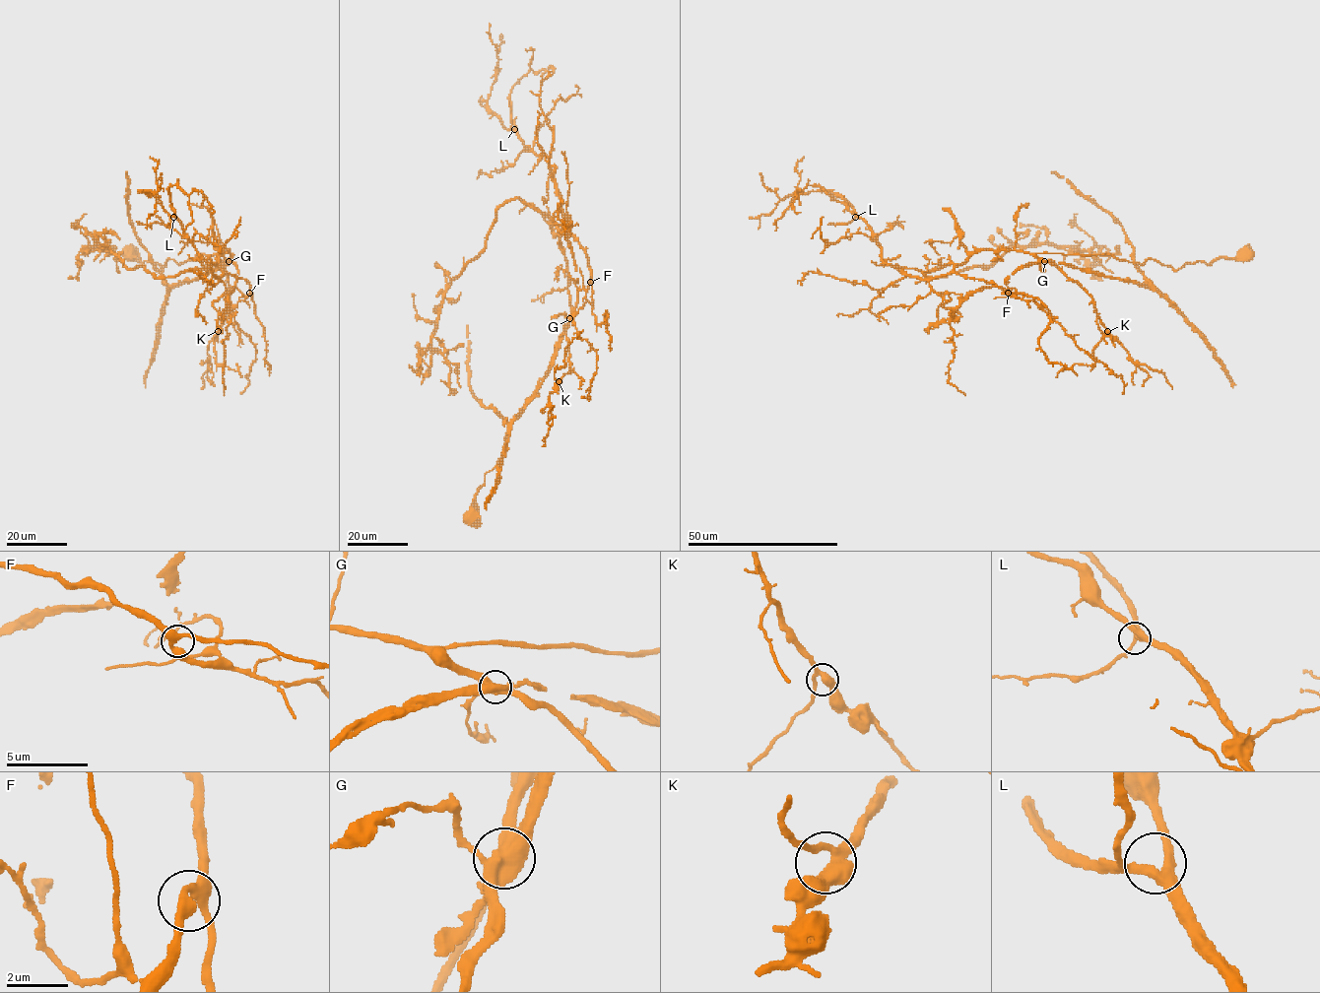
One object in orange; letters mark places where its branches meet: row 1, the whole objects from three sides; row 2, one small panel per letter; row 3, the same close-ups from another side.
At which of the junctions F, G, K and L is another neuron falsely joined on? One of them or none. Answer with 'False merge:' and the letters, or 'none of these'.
False merge: G

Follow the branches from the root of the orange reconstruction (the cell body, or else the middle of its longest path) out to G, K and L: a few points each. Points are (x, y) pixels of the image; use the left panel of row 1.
G: (129, 255), (143, 265), (159, 263), (163, 270), (168, 259), (179, 263), (198, 253), (230, 252), (229, 261)
K: (129, 255), (163, 270), (168, 259), (179, 263), (198, 253), (230, 252), (230, 313), (218, 331)
L: (129, 255), (163, 270), (168, 259), (179, 263), (228, 250), (219, 258), (219, 279), (173, 217)

